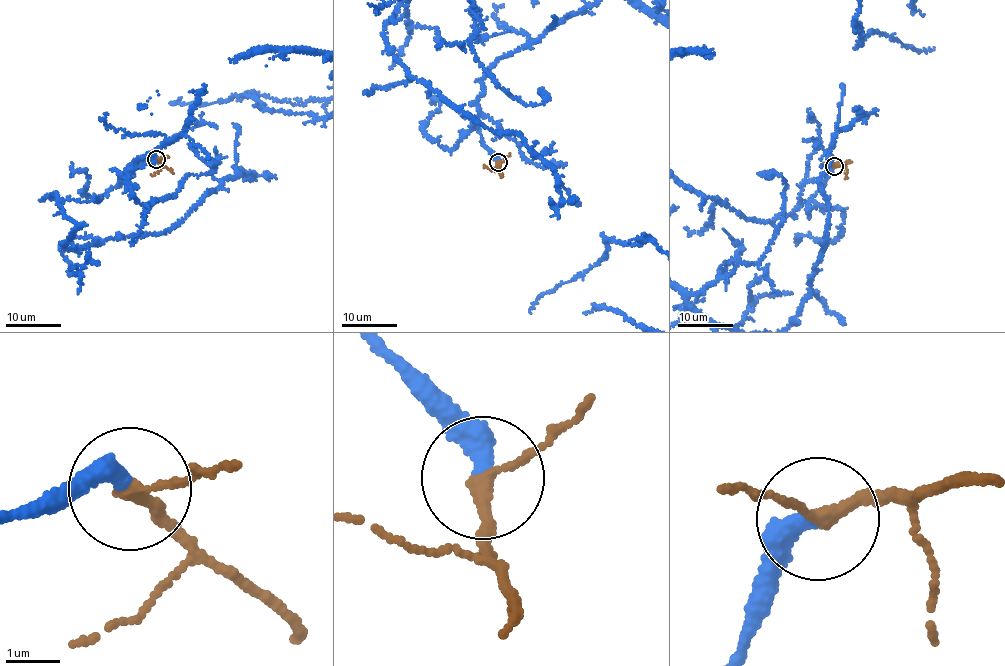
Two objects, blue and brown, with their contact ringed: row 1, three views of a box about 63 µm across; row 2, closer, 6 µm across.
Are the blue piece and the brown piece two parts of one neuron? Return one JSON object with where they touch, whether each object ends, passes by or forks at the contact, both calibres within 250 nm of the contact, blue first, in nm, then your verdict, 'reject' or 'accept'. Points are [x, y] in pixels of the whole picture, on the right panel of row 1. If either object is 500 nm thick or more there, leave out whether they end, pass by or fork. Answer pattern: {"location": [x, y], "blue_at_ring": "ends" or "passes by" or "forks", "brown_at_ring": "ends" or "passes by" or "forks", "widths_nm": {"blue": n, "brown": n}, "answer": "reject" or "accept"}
{"location": [834, 166], "blue_at_ring": "ends", "brown_at_ring": "passes by", "widths_nm": {"blue": 380, "brown": 220}, "answer": "accept"}

